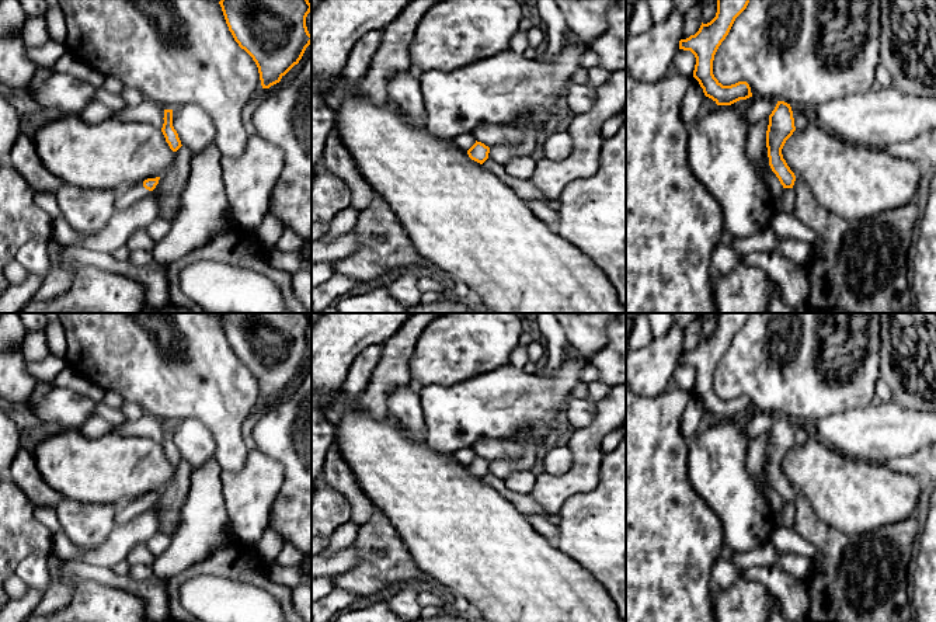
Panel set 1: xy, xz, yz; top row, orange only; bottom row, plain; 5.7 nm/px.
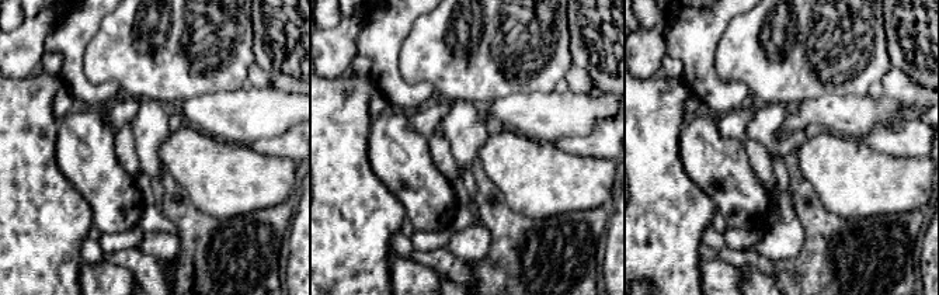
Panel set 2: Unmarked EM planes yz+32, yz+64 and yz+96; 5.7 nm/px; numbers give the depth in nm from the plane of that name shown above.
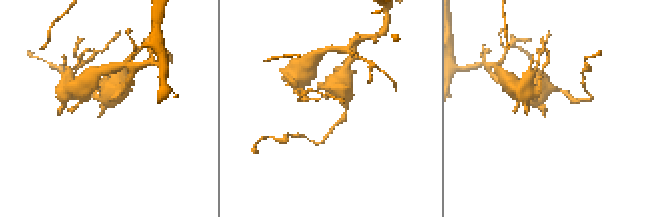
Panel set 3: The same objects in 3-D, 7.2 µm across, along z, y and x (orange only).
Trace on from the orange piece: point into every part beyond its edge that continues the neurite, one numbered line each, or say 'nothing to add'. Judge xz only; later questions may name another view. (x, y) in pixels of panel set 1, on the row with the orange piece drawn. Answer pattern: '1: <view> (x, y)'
nothing to add

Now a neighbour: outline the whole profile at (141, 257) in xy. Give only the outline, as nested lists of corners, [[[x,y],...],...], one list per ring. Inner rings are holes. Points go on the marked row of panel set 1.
[[[135,250],[129,256],[129,261],[136,265],[146,265],[153,261],[152,251],[147,250]]]

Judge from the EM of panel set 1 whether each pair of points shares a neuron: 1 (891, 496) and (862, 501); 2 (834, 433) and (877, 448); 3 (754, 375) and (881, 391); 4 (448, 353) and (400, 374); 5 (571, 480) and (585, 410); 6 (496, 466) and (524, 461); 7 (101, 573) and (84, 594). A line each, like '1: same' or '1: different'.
1: same
2: same
3: different
4: different
5: different
6: same
7: different

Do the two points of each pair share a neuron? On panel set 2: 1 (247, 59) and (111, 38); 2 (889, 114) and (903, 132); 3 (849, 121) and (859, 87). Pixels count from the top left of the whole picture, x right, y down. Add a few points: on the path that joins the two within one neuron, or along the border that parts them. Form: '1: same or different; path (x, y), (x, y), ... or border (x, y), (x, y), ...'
1: same; path (214, 80), (173, 80), (145, 58)
2: different; border (904, 120), (876, 127), (865, 135)
3: different; border (838, 93), (868, 94)

